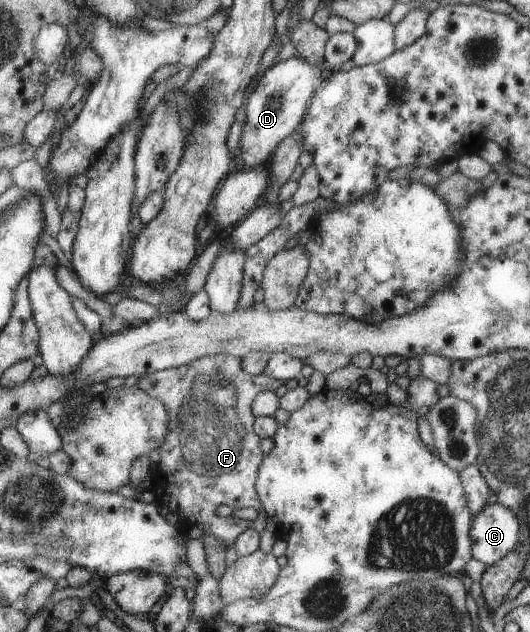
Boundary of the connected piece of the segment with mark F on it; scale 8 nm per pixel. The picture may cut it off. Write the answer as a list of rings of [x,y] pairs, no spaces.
[[[216,355],[202,357],[196,361],[178,368],[159,370],[155,373],[138,378],[139,389],[148,395],[160,399],[169,409],[170,431],[169,438],[158,449],[160,462],[156,466],[151,491],[155,496],[155,503],[166,507],[173,513],[175,519],[195,524],[206,535],[213,535],[225,545],[232,547],[245,530],[254,529],[258,533],[266,528],[266,511],[262,507],[256,521],[242,521],[234,517],[220,517],[216,515],[218,506],[227,505],[263,505],[257,493],[256,473],[264,461],[260,449],[261,437],[256,433],[256,417],[253,415],[253,403],[262,391],[275,391],[286,381],[270,379],[264,374],[254,376],[242,371],[241,359],[232,355]]]

